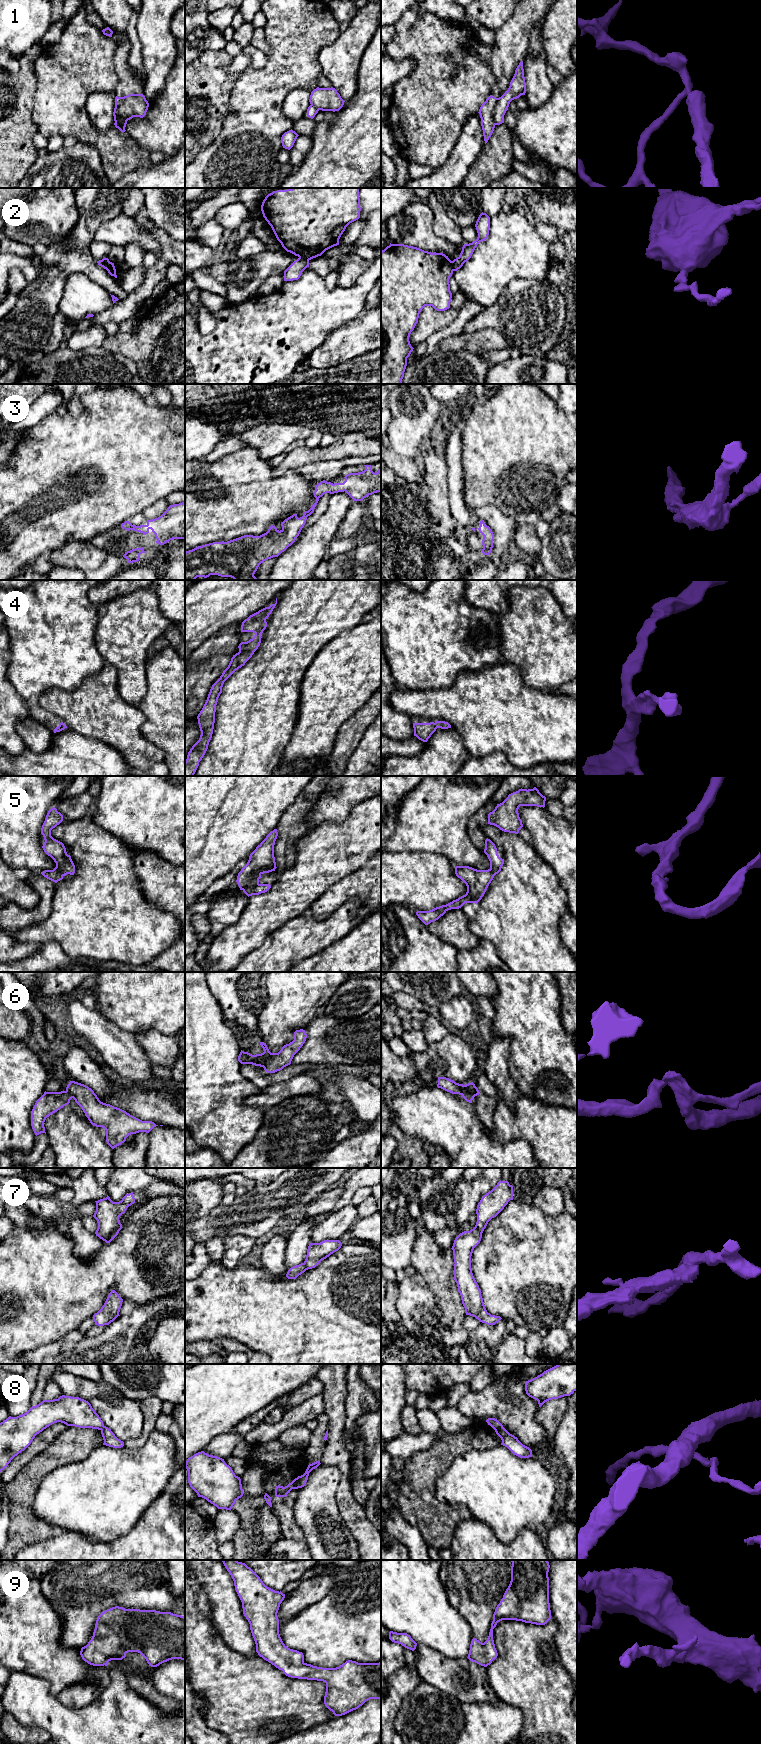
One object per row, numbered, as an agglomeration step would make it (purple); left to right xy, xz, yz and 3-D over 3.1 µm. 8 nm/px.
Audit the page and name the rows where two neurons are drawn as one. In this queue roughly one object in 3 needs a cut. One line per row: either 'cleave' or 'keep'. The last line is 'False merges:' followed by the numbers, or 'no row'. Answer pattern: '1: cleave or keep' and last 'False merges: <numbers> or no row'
1: cleave
2: cleave
3: keep
4: keep
5: keep
6: cleave
7: cleave
8: cleave
9: keep
False merges: 1, 2, 6, 7, 8

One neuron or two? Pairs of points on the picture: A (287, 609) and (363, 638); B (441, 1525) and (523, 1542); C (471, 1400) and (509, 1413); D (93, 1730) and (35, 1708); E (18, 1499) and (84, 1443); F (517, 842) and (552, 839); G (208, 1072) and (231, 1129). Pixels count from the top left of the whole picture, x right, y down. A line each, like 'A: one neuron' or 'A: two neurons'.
A: two neurons
B: two neurons
C: one neuron
D: one neuron
E: one neuron
F: two neurons
G: one neuron

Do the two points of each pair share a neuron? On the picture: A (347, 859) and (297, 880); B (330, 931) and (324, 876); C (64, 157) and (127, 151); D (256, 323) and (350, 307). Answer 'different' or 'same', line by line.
A: same
B: different
C: different
D: same

